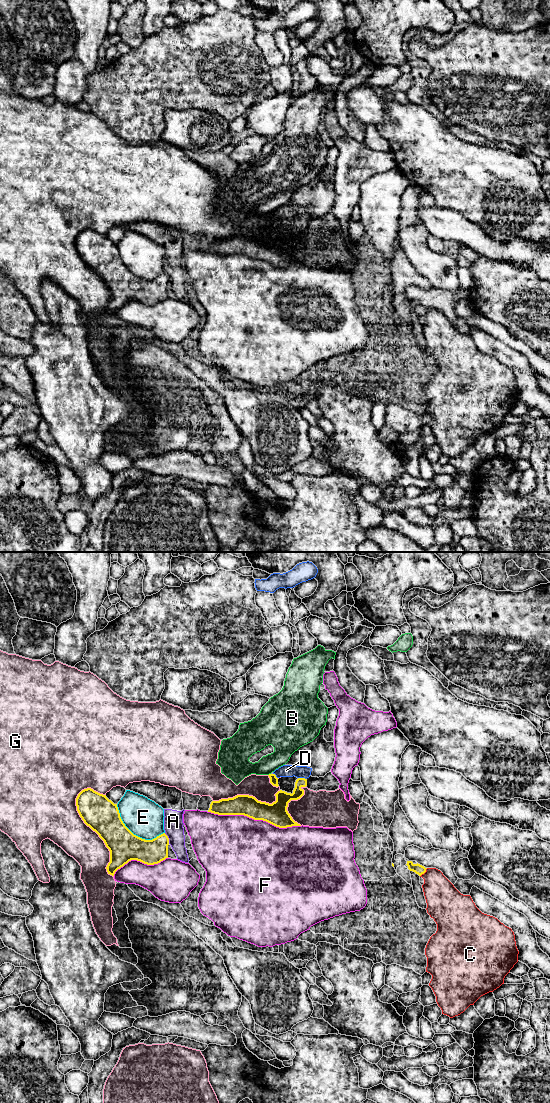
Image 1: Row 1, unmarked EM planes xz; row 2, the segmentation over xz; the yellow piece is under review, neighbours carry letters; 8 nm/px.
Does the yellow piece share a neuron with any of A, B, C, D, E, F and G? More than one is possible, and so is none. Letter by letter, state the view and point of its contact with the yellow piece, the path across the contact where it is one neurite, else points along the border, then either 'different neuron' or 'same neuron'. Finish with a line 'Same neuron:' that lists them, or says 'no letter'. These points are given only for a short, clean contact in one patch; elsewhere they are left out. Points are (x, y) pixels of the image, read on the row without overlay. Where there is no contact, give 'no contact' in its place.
A: xz (168, 278) | different neuron
B: xz (269, 214) | different neuron
C: xz (424, 312) | along xz (427, 308), (420, 316) | different neuron
D: xz (302, 218) | same neuron
E: xz (133, 274) | different neuron
F: xz (254, 259) | different neuron
G: xz (94, 270) | different neuron
Same neuron: D

